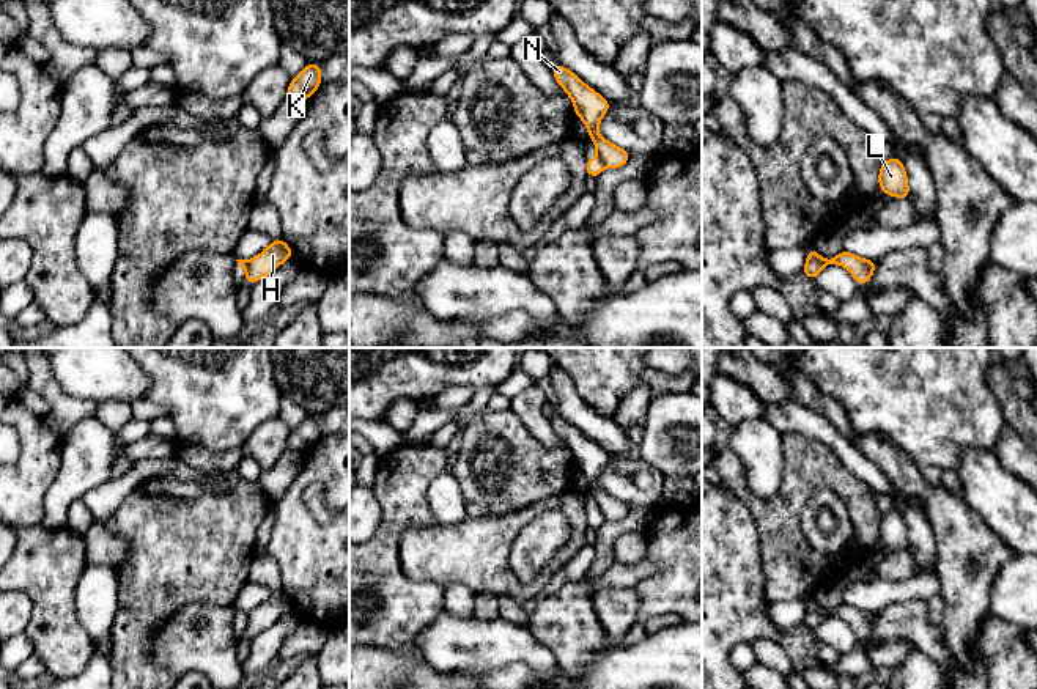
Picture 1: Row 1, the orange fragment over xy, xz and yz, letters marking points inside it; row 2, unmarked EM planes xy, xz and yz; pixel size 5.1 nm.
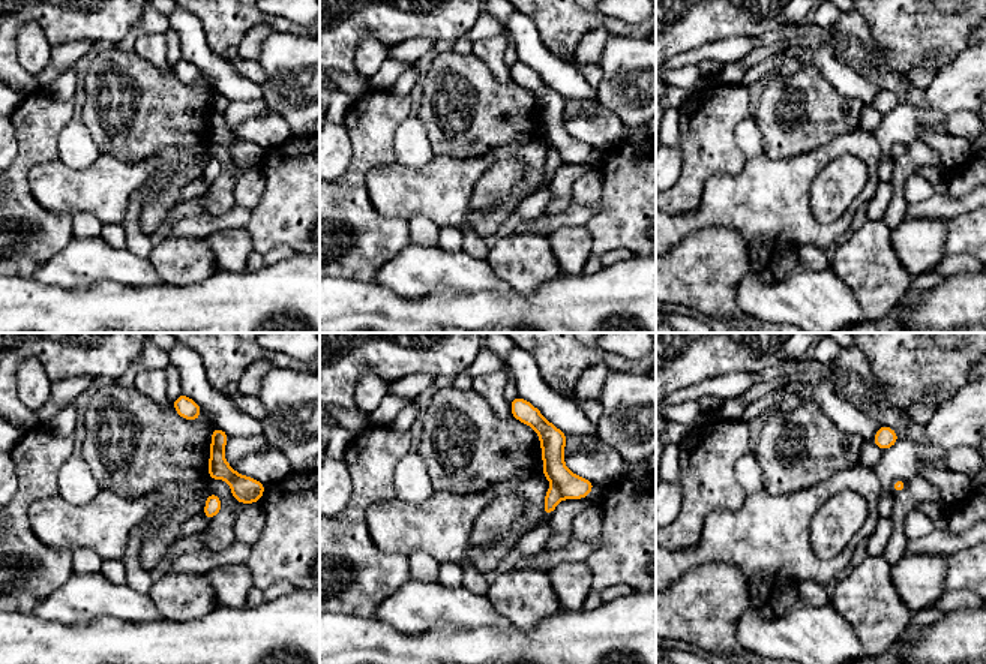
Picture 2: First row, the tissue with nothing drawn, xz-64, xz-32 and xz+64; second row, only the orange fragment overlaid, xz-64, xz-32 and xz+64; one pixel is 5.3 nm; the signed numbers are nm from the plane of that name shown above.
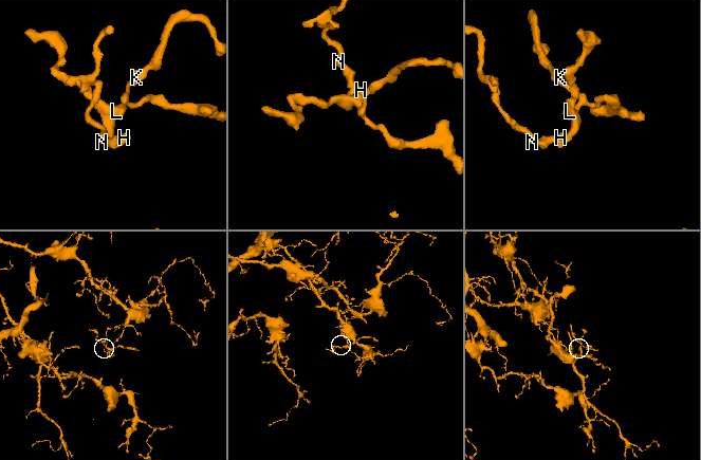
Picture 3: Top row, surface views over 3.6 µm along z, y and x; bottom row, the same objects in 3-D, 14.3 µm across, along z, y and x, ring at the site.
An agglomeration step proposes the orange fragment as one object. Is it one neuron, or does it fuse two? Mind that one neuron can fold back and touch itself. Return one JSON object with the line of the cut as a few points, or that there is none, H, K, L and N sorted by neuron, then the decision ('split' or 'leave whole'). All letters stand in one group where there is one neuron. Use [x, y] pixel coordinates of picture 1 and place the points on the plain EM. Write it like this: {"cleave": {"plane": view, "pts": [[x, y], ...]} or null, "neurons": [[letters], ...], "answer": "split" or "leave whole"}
{"cleave": {"plane": "xz", "pts": [[598, 507], [605, 518]]}, "neurons": [["H", "N"], ["K", "L"]], "answer": "split"}

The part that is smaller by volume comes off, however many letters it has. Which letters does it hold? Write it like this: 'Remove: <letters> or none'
Remove: K, L

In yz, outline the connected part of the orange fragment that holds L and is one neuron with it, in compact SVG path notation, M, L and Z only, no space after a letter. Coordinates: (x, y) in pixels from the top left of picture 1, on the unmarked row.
M897 508L891 510L888 514L881 514L878 536L881 544L886 547L903 552L910 551L908 527Z

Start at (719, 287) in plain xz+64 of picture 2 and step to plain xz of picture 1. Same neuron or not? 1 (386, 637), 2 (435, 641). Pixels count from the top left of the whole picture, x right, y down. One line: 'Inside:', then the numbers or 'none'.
Inside: 1

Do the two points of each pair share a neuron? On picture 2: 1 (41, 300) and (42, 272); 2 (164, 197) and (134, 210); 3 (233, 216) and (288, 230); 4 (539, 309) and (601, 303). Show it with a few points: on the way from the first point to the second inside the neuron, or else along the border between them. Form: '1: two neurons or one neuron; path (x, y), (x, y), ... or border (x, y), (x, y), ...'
1: two neurons; border (33, 278), (77, 290)
2: two neurons; border (140, 207), (140, 227), (149, 237)
3: two neurons; border (251, 209), (251, 215), (242, 227)
4: one neuron; path (554, 309), (586, 309)

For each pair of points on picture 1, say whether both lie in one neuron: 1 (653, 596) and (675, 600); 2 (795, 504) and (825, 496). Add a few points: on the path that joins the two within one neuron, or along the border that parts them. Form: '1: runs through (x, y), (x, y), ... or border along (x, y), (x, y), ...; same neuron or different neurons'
1: runs through (658, 596), (671, 596); same neuron
2: border along (837, 493), (811, 497), (800, 519), (804, 537); different neurons

